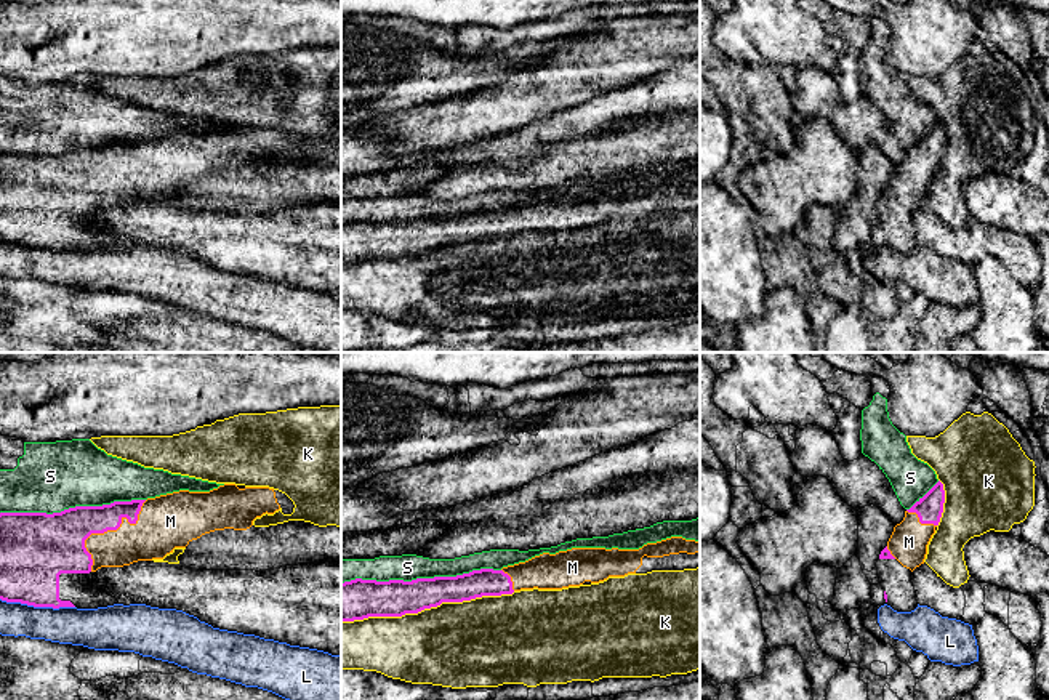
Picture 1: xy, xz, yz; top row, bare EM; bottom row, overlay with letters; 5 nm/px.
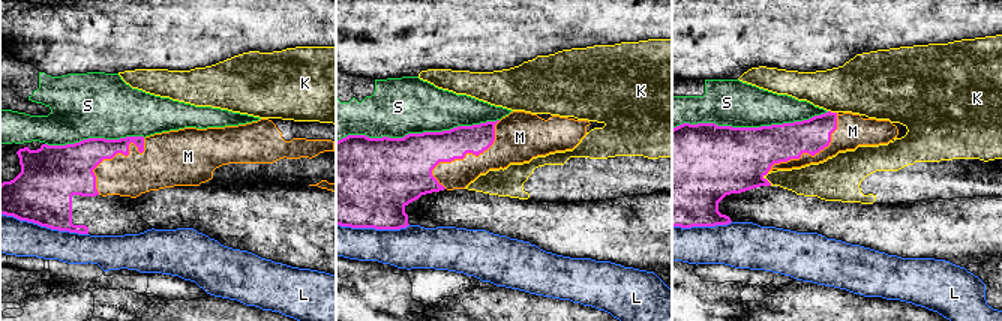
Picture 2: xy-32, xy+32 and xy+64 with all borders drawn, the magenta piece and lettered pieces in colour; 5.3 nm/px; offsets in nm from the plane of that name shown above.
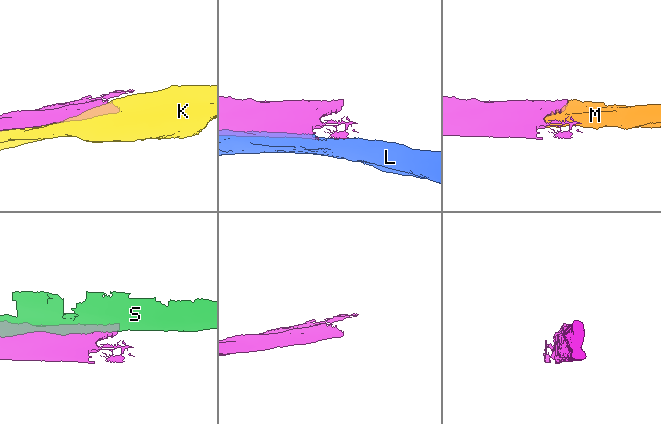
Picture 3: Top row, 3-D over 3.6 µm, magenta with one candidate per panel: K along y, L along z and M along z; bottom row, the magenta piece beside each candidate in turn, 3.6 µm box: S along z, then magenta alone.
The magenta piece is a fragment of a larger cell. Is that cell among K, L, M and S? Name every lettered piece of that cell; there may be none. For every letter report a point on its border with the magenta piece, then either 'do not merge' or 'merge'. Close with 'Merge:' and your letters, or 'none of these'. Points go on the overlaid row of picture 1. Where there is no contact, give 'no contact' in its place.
K: contact xz (428, 607); do not merge
L: contact xy (37, 606); do not merge
M: contact xy (106, 531); merge
S: contact xz (420, 579); do not merge
Merge: M

